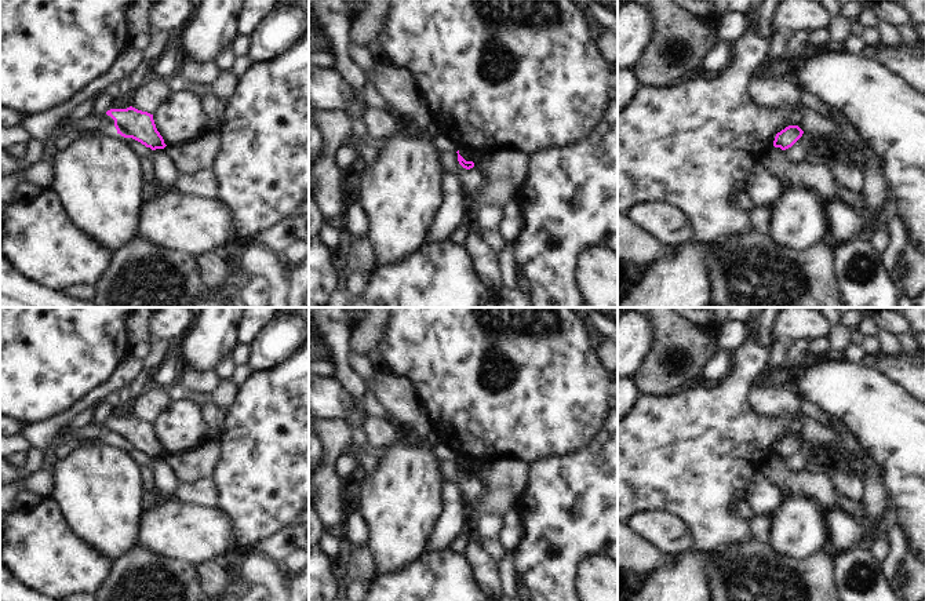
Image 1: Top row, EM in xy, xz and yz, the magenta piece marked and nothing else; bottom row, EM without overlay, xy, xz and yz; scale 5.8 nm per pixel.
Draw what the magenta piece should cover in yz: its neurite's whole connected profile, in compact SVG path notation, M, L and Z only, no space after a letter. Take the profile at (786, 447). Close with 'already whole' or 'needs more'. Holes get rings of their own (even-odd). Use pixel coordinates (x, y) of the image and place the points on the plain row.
M789 434L776 442L773 455L786 459L791 456L801 445L804 440L798 434Z; already whole

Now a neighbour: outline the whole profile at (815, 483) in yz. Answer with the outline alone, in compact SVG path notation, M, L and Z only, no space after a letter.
M773 455L760 466L760 471L783 496L815 499L826 516L840 513L831 476L826 469L809 467L793 471L787 469L784 459Z

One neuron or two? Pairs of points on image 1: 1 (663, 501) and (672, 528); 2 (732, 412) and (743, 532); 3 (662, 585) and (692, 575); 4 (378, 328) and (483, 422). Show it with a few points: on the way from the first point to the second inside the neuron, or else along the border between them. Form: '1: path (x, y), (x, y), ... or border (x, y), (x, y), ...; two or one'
1: border (636, 514), (672, 513), (691, 534); two
2: path (723, 443), (723, 503); one
3: path (669, 585), (683, 585), (685, 582); one
4: border (388, 321), (385, 335), (378, 345); two

